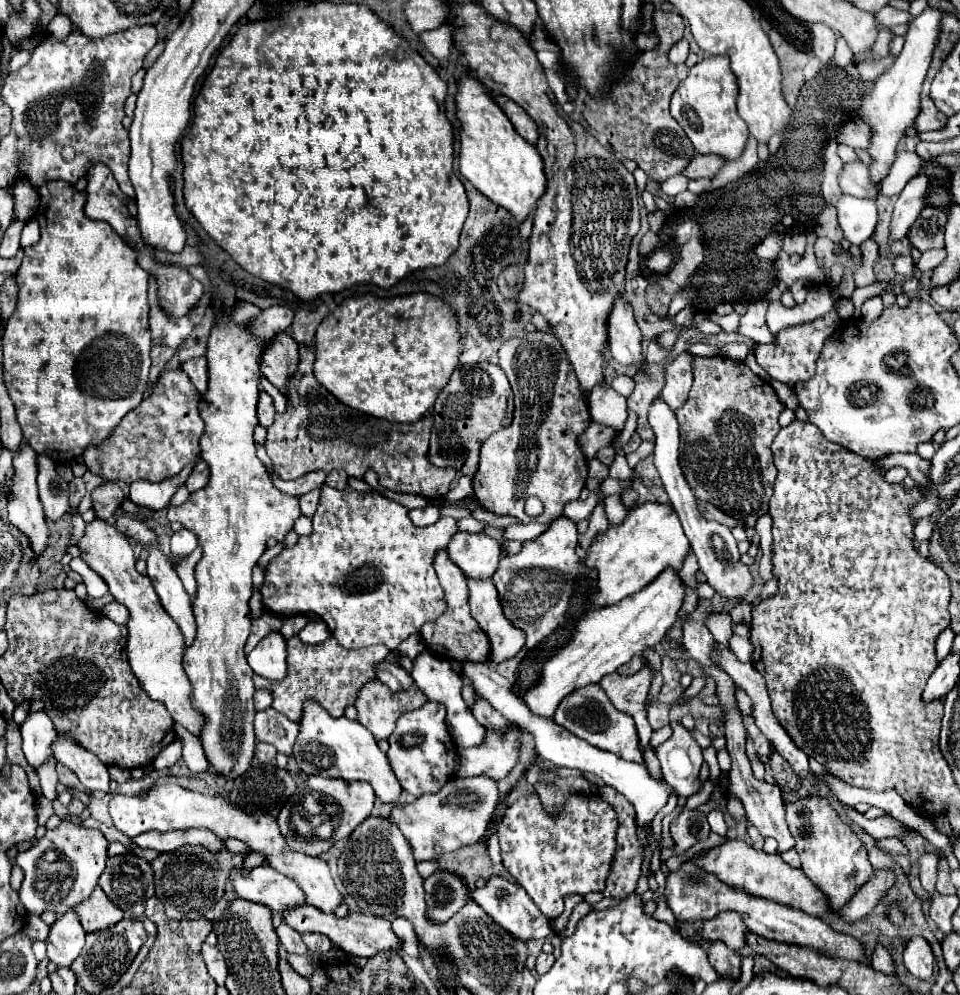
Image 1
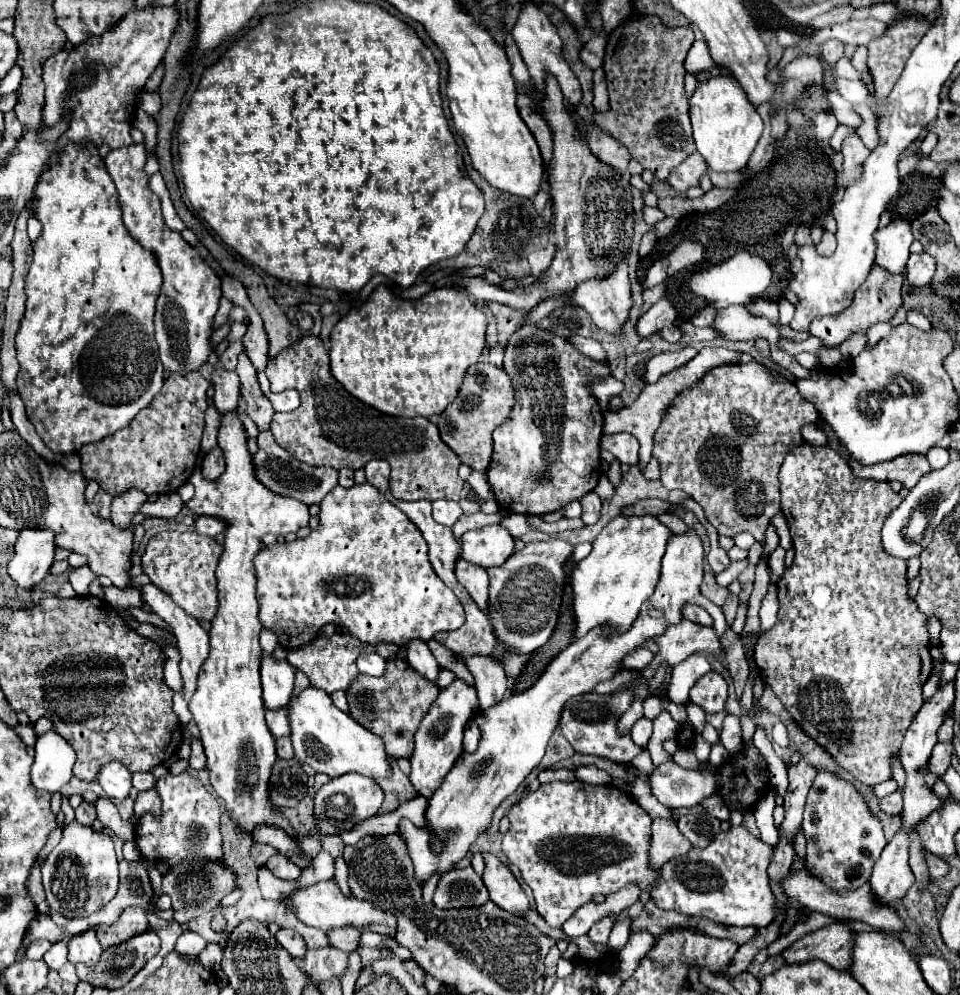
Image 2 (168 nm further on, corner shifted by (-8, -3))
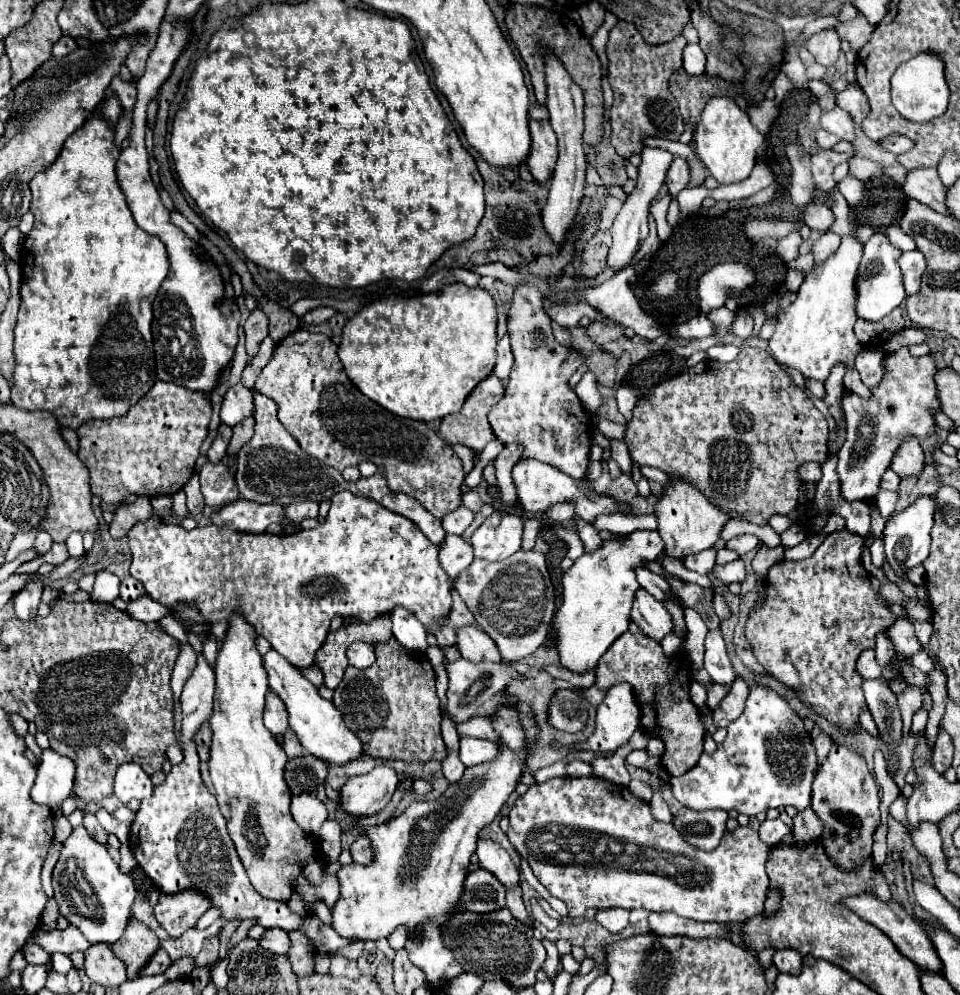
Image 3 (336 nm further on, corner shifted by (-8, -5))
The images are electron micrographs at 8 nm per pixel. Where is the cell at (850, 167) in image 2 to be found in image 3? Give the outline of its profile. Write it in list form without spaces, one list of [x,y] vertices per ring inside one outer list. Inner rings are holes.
[[[834,107],[832,111],[822,111],[820,125],[822,125],[822,129],[838,135],[844,141],[854,141],[854,137],[856,137],[852,117],[846,111],[842,111],[840,107]]]

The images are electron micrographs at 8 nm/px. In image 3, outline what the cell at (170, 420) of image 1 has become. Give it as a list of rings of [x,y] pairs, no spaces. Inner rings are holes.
[[[158,381],[148,391],[146,399],[142,399],[142,403],[136,403],[122,419],[84,423],[78,429],[80,437],[78,457],[90,471],[92,495],[100,497],[108,505],[120,505],[130,495],[160,497],[178,493],[194,473],[196,459],[200,457],[198,449],[208,435],[210,417],[212,417],[212,401],[204,391],[186,391],[186,387]]]

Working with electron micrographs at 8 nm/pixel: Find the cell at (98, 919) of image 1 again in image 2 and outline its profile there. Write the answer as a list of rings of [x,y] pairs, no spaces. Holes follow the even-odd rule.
[[[124,909],[122,917],[106,927],[98,927],[98,941],[102,945],[102,949],[108,949],[112,945],[120,945],[122,941],[128,941],[130,937],[136,937],[138,933],[146,933],[148,931],[148,919],[146,919],[146,909]]]

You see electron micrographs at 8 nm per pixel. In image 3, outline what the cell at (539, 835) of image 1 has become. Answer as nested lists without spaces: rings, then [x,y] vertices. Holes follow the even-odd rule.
[[[554,777],[548,779],[546,783],[540,785],[532,785],[524,795],[520,795],[514,803],[514,807],[510,809],[510,829],[508,829],[508,839],[512,843],[512,847],[518,851],[518,855],[522,859],[528,861],[528,865],[532,867],[536,879],[550,891],[552,897],[558,897],[566,903],[568,909],[568,917],[582,917],[584,911],[588,907],[594,909],[608,909],[608,907],[624,907],[624,909],[648,909],[648,911],[672,911],[676,915],[694,919],[694,921],[720,921],[720,923],[744,923],[750,917],[762,913],[764,909],[764,899],[766,899],[766,889],[770,885],[770,879],[766,875],[766,861],[768,861],[768,853],[770,853],[770,845],[760,841],[758,833],[752,827],[736,827],[734,831],[726,831],[720,845],[712,851],[700,851],[698,847],[686,843],[682,839],[682,835],[674,829],[672,823],[660,823],[652,817],[650,807],[646,801],[634,797],[630,793],[628,787],[618,787],[614,783],[606,783],[604,779],[598,777]]]

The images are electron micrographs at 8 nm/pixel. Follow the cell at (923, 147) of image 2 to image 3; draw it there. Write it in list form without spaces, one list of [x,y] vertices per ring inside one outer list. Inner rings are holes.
[[[892,135],[890,139],[880,141],[880,145],[882,145],[884,149],[896,153],[896,155],[902,155],[902,153],[906,153],[906,151],[912,151],[912,149],[916,147],[916,143],[914,143],[912,139],[906,139],[906,137],[902,137],[902,135]]]

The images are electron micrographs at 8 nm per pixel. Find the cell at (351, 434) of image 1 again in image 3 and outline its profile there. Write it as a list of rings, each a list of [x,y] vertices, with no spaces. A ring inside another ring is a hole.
[[[298,329],[290,333],[288,339],[276,345],[272,359],[260,373],[254,387],[258,387],[258,391],[262,391],[264,395],[272,397],[278,403],[280,423],[308,455],[320,459],[322,463],[338,471],[344,471],[350,465],[356,467],[360,461],[372,461],[374,465],[382,465],[386,469],[390,491],[414,497],[438,519],[458,509],[462,505],[460,487],[464,483],[464,471],[462,461],[458,459],[454,449],[426,423],[392,415],[390,411],[382,409],[380,405],[358,393],[352,381],[346,377],[336,349],[338,345],[334,345],[326,335]]]

